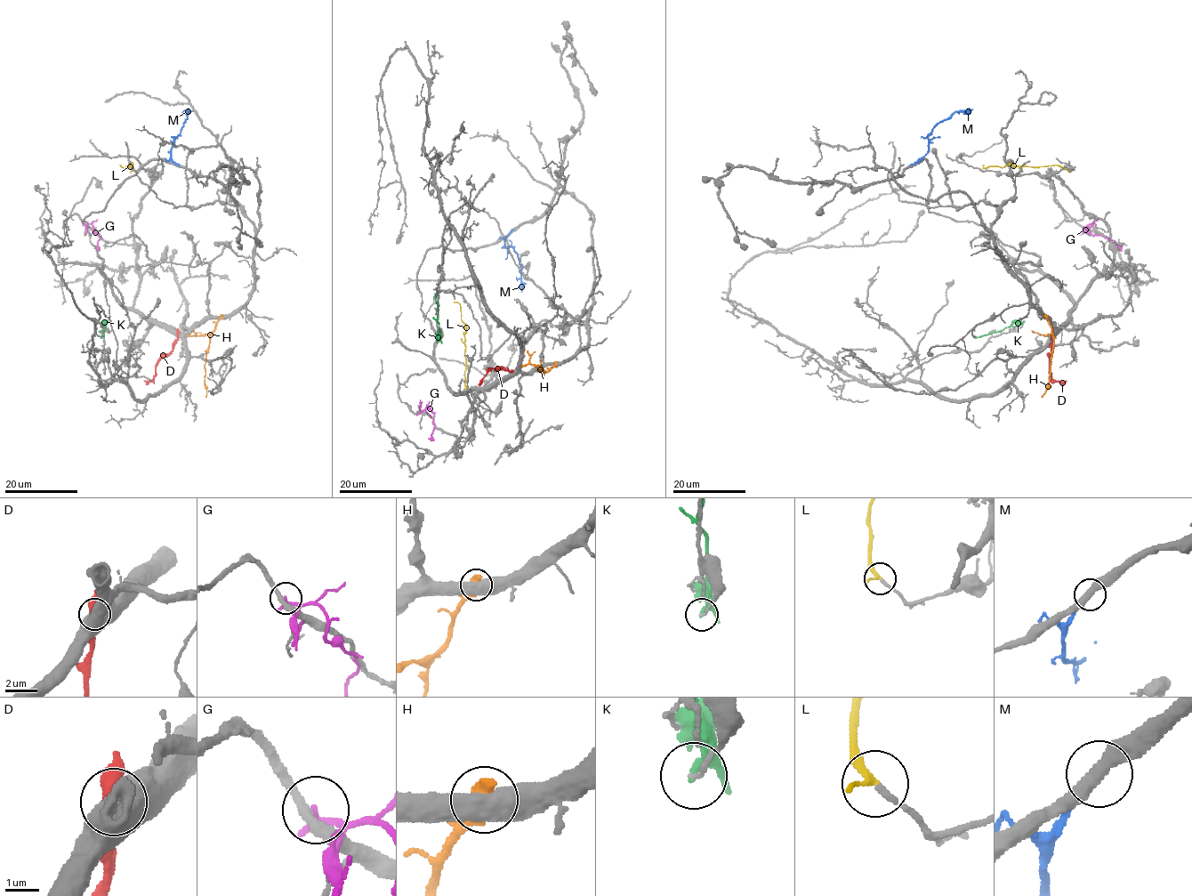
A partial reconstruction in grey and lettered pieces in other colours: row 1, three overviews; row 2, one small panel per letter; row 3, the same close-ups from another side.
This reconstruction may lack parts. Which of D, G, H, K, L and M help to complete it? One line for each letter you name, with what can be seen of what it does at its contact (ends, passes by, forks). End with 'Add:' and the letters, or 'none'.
L: it ends
Add: L

